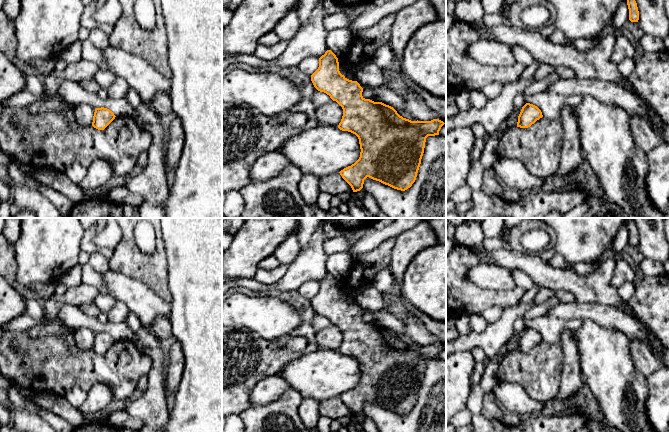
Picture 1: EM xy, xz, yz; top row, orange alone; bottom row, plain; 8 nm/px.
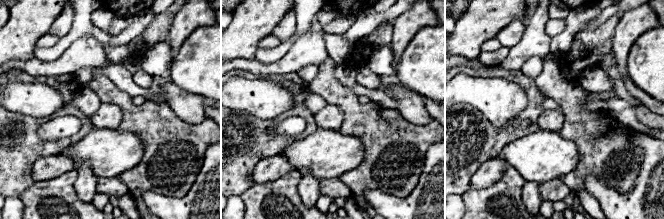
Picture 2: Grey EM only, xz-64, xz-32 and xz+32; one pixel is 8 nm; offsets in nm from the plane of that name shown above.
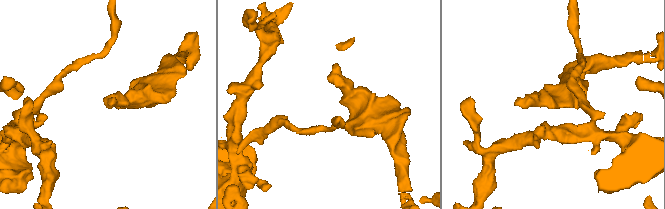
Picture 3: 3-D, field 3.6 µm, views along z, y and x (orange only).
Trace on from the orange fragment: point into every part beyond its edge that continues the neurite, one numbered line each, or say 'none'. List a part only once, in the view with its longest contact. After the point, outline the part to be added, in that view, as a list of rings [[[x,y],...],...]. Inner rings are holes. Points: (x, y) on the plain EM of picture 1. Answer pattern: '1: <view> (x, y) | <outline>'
none

